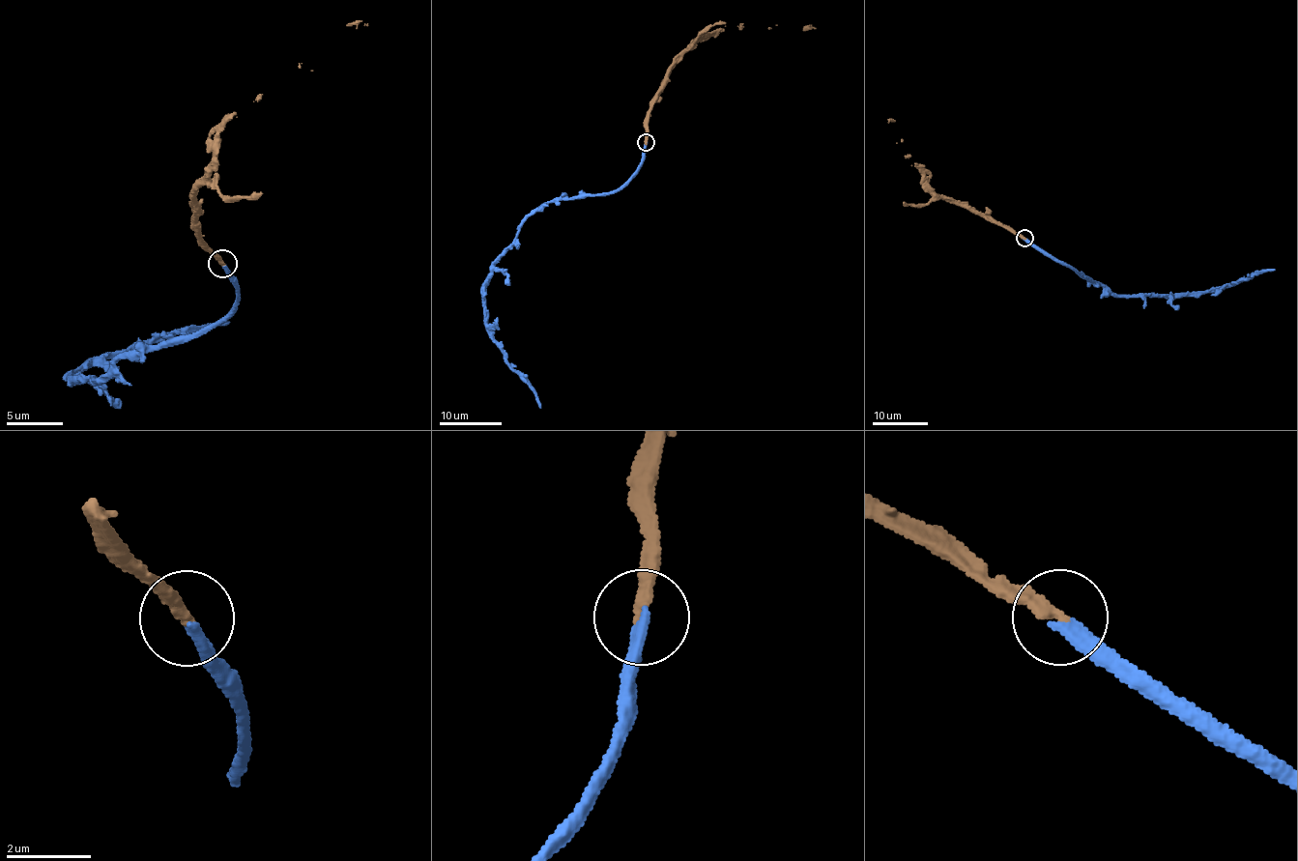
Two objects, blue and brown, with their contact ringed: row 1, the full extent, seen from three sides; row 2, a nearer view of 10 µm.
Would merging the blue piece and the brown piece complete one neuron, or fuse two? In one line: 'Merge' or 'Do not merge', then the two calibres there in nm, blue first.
Merge. Thickness 320 nm (blue) against 320 nm

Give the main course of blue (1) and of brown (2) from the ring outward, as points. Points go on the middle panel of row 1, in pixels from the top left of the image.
1: (646, 142), (638, 170), (617, 189), (552, 200), (532, 213), (488, 280), (484, 313), (492, 341), (541, 407)
2: (646, 142), (650, 105), (669, 67), (677, 55), (698, 40), (725, 25), (816, 28)

